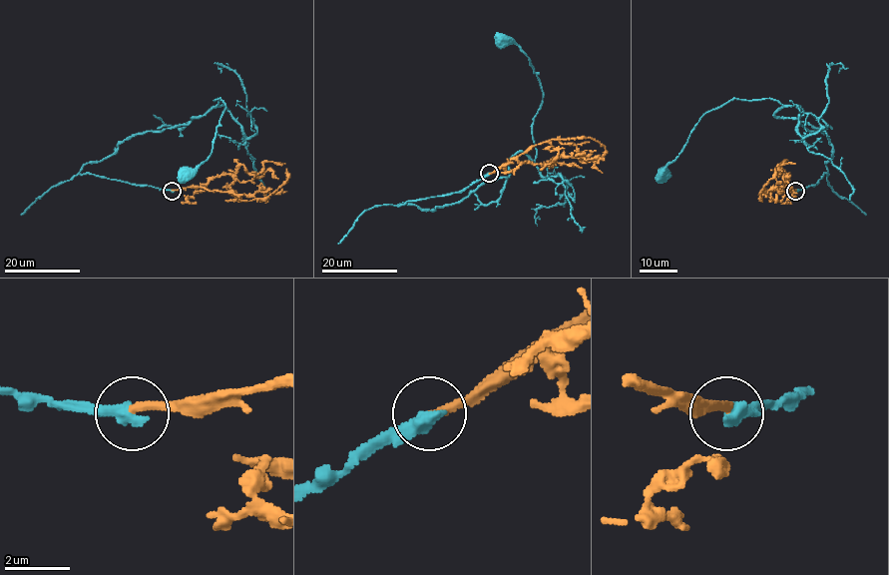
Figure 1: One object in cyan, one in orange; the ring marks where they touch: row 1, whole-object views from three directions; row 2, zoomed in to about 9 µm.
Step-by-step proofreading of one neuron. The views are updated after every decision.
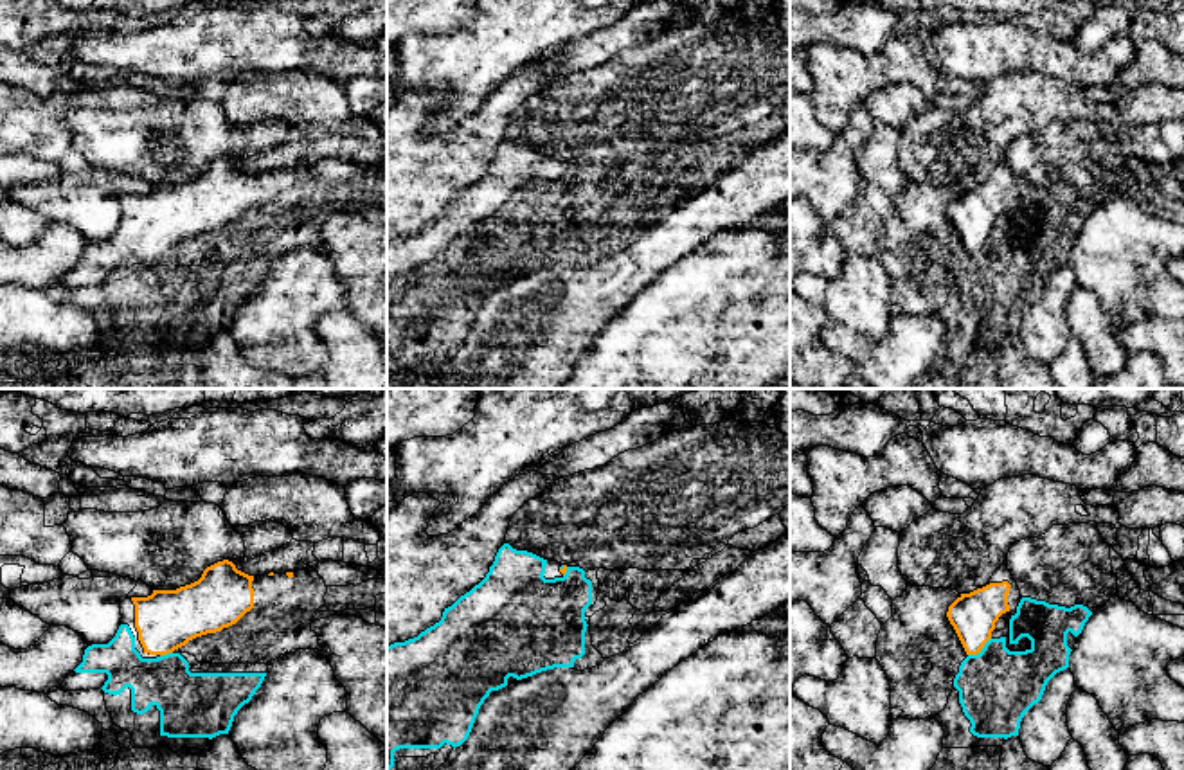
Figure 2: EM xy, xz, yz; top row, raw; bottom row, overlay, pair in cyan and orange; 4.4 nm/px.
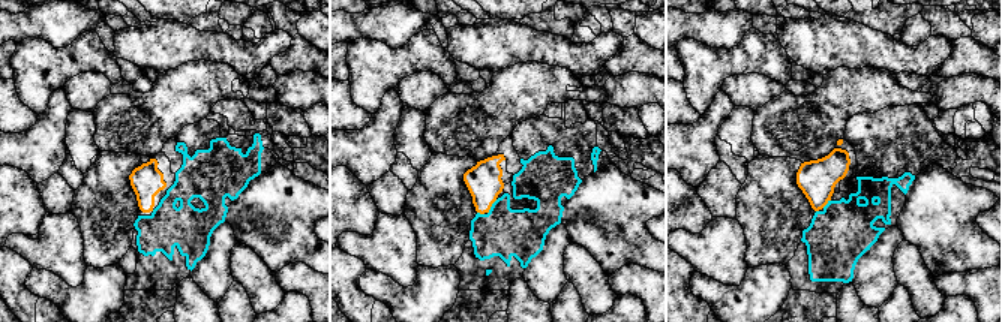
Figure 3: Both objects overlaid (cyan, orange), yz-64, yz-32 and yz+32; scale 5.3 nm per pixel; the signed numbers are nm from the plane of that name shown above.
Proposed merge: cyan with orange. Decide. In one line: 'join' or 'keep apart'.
join

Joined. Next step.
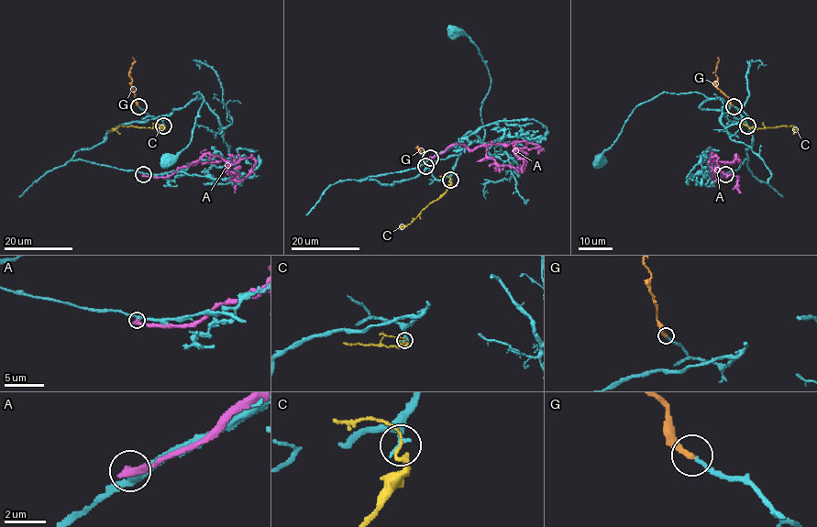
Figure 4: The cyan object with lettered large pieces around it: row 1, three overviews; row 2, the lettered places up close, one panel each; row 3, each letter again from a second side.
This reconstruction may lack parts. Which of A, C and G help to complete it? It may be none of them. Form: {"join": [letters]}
{"join": ["G"]}

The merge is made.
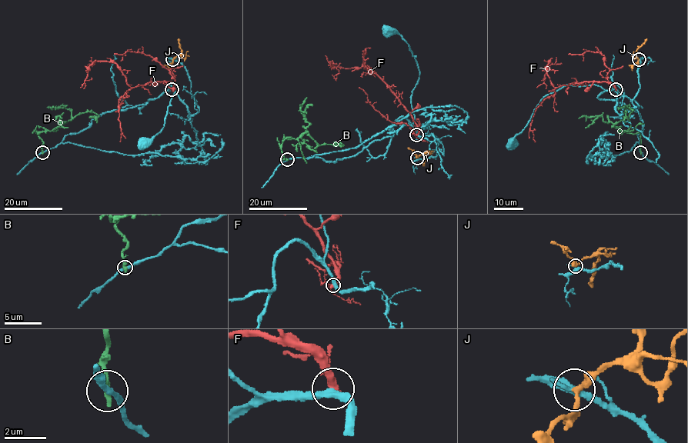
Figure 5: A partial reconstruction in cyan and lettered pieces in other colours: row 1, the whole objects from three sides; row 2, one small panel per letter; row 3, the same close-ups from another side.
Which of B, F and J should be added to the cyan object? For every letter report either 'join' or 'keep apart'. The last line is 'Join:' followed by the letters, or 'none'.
B: keep apart
F: keep apart
J: keep apart
Join: none

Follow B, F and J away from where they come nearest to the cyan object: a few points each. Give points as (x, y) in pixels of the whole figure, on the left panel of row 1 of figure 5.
B: (42, 151), (43, 141), (39, 133), (36, 133), (52, 131), (72, 118), (71, 111), (61, 106), (52, 108)
F: (172, 89), (172, 81), (157, 81), (131, 87), (117, 64), (108, 61), (94, 61), (89, 66), (80, 88)
J: (172, 59), (181, 52), (178, 38)

